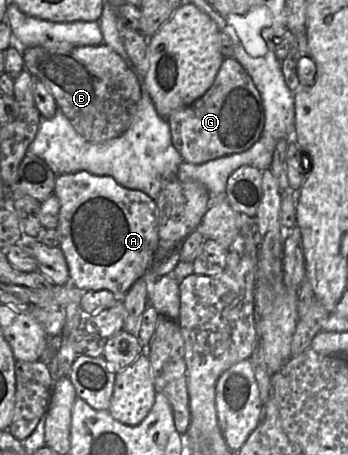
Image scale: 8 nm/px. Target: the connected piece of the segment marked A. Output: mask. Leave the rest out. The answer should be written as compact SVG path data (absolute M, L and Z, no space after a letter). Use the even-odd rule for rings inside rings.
M88 171L58 175L54 195L60 202L56 229L59 233L59 248L69 269L69 282L82 292L108 290L123 301L123 296L131 286L155 264L159 242L156 202L140 190L122 186L111 176L97 176Z

